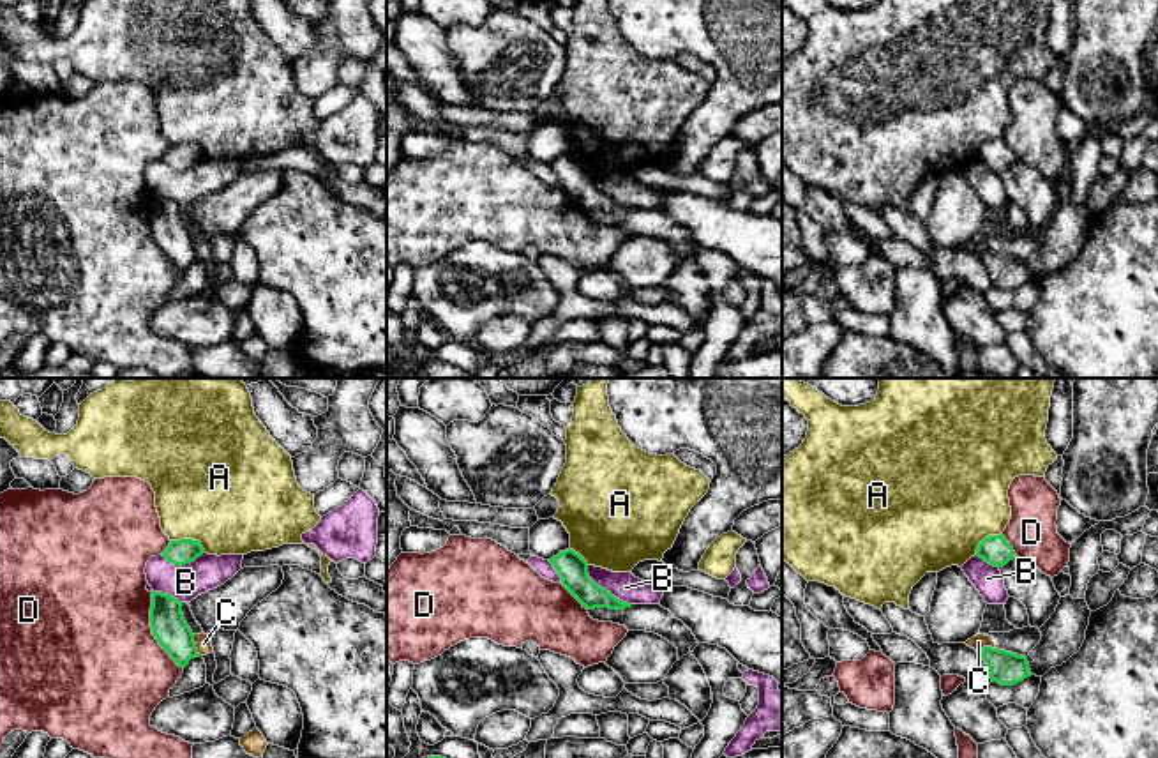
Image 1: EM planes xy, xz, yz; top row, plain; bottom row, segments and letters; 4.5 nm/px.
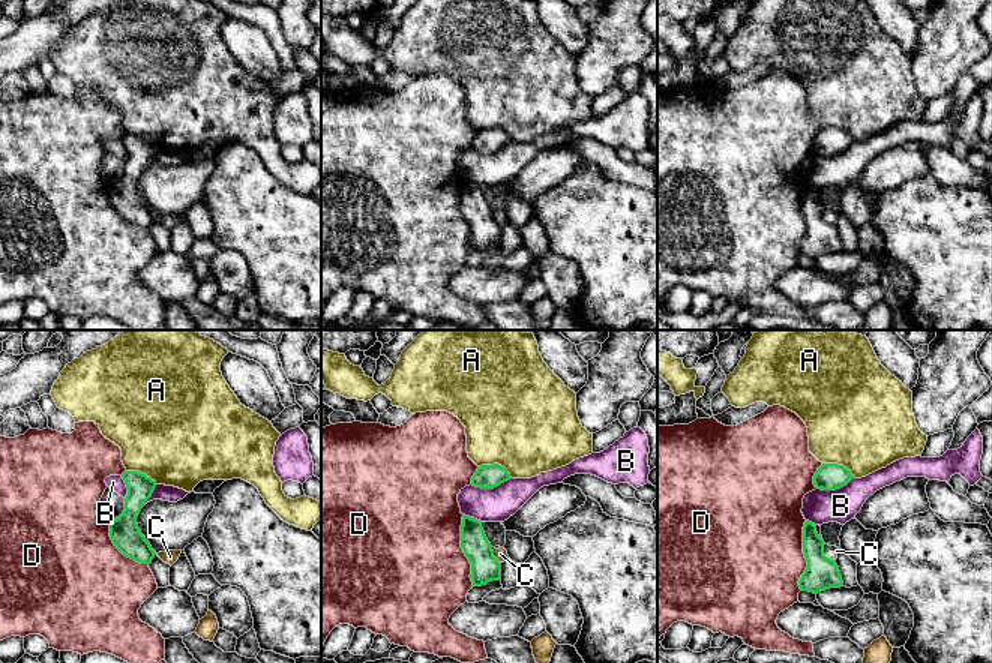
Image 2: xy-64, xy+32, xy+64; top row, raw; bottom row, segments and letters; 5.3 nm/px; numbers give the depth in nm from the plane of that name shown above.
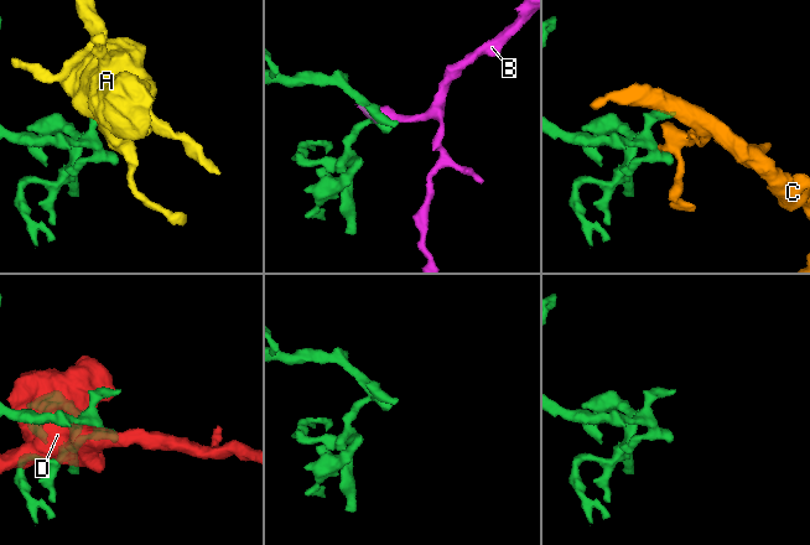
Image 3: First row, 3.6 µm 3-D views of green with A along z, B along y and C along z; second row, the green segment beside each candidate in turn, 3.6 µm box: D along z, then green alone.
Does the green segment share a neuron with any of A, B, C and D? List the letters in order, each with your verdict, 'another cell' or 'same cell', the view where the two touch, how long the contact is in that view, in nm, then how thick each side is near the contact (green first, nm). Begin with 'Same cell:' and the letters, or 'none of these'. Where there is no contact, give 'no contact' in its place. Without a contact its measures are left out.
Same cell: none of these
A: another cell; meets green in xy; contact 170 nm long; 120 nm thick on the green side, 500 nm on the other
B: another cell; meets green in xz; contact 280 nm long; 140 nm thick on the green side, 130 nm on the other
C: another cell; meets green in xy; contact 100 nm long; 160 nm thick on the green side, 80 nm on the other
D: another cell; meets green in xy; contact 380 nm long; 160 nm thick on the green side, 500 nm on the other

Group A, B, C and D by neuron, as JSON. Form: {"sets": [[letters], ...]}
{"sets": [["A"], ["B"], ["C"], ["D"]]}

